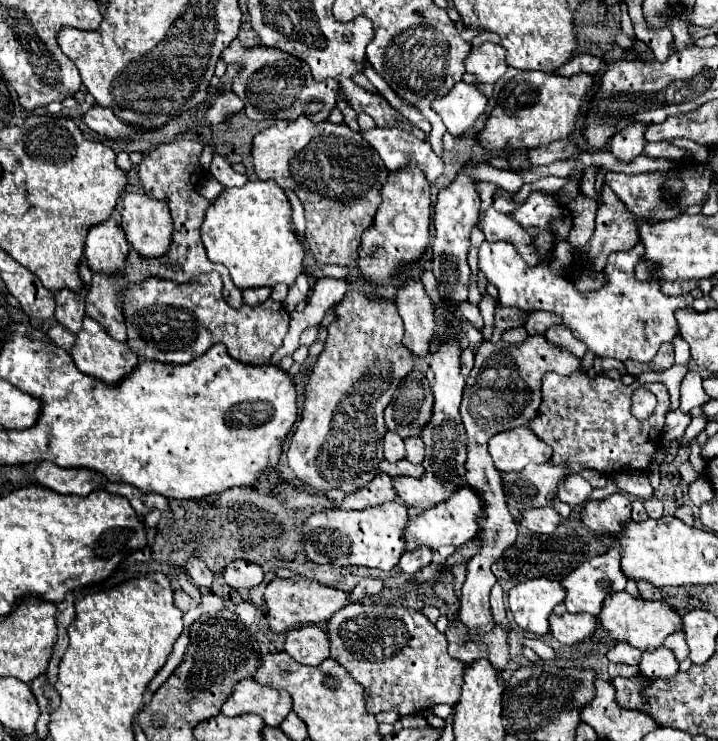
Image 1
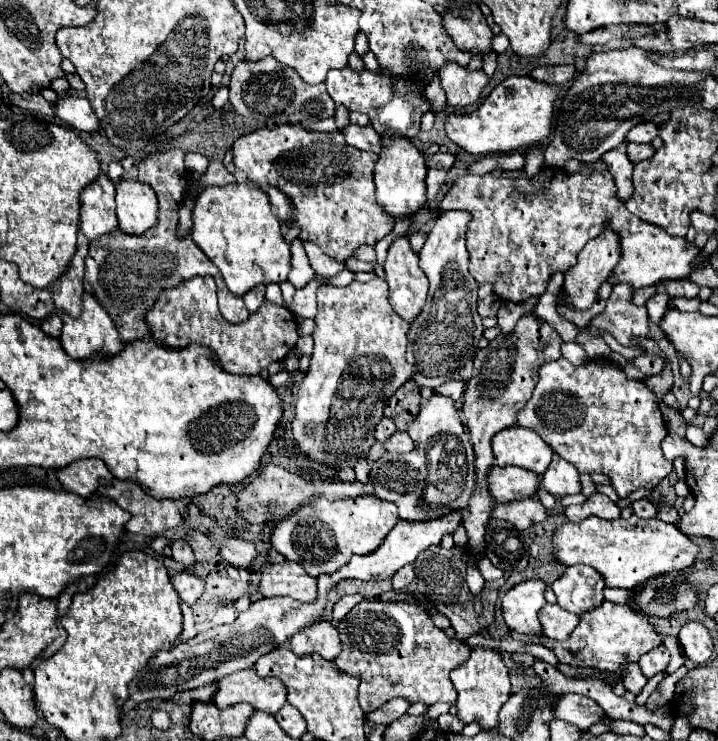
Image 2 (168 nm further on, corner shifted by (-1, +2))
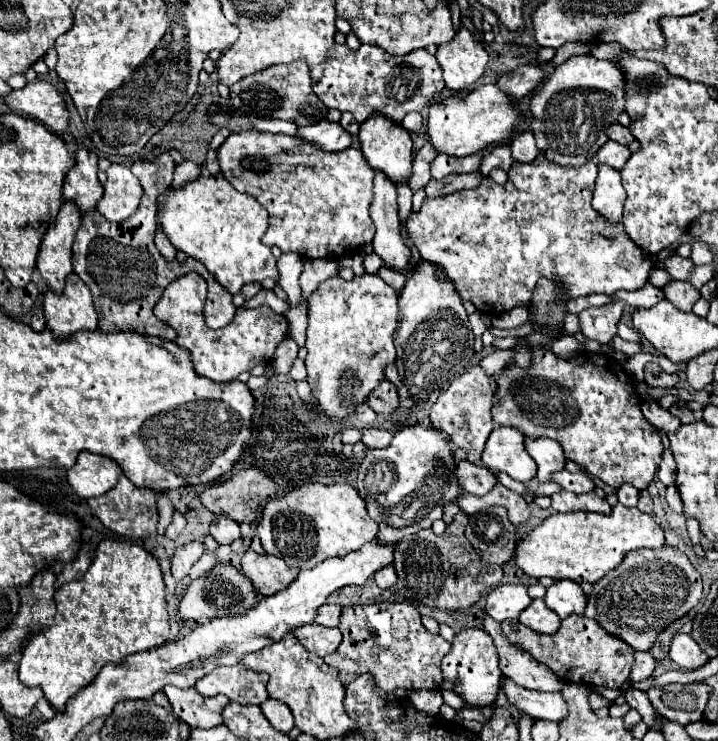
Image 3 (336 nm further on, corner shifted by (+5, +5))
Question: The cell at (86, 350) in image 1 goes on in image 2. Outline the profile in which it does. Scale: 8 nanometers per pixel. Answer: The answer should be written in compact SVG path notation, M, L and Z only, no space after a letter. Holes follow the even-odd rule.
M85 294L83 296L83 312L79 318L71 318L71 316L63 316L63 332L59 336L61 346L65 348L65 352L73 358L73 360L87 360L89 356L101 356L101 358L111 358L115 354L119 354L125 348L125 342L121 342L119 332L113 324L113 320L109 318L109 314L99 306L99 302Z

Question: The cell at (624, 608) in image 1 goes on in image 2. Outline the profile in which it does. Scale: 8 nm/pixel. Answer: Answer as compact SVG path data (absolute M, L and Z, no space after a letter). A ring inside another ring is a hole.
M603 602L599 608L585 612L581 616L581 622L573 630L573 634L565 642L541 638L541 644L551 648L559 662L571 664L571 666L593 666L599 670L611 670L611 672L621 672L621 666L625 662L639 662L639 658L653 648L661 646L661 636L657 628L651 624L651 620L639 612L631 604L613 604L613 602Z

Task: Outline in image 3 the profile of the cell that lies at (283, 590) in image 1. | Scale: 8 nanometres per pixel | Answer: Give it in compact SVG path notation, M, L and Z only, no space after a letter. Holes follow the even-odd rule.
M251 549L243 555L241 569L253 581L255 589L261 595L271 595L285 589L299 575L297 569L287 567L279 557L257 555Z

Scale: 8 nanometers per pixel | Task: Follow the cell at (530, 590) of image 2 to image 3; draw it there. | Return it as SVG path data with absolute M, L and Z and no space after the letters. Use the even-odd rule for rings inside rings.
M499 585L487 595L487 613L495 621L505 619L519 619L519 613L531 603L531 597L527 595L527 585Z

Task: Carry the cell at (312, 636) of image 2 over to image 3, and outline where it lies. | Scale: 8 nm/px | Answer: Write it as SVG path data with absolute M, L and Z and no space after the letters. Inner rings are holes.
M317 623L303 625L303 627L295 629L293 635L309 653L315 653L319 657L333 653L341 643L341 631L339 629L329 629L329 627L317 625Z

